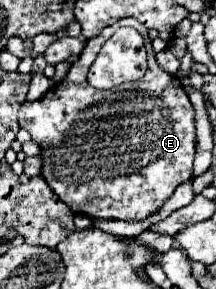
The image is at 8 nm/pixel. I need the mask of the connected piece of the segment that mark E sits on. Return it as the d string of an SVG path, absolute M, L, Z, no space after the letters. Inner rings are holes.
M108 26L98 38L88 40L80 58L70 66L66 78L52 86L40 100L24 102L18 112L20 128L28 130L32 140L40 146L42 172L40 176L54 190L54 194L70 206L74 214L86 214L88 218L102 220L124 220L140 222L156 214L174 190L192 178L192 162L196 152L194 132L194 108L182 88L182 82L172 74L164 72L152 50L152 40L146 36L144 44L148 50L148 70L138 82L116 86L114 90L94 90L86 82L88 68L98 56L98 48L112 36L112 30L120 26Z

